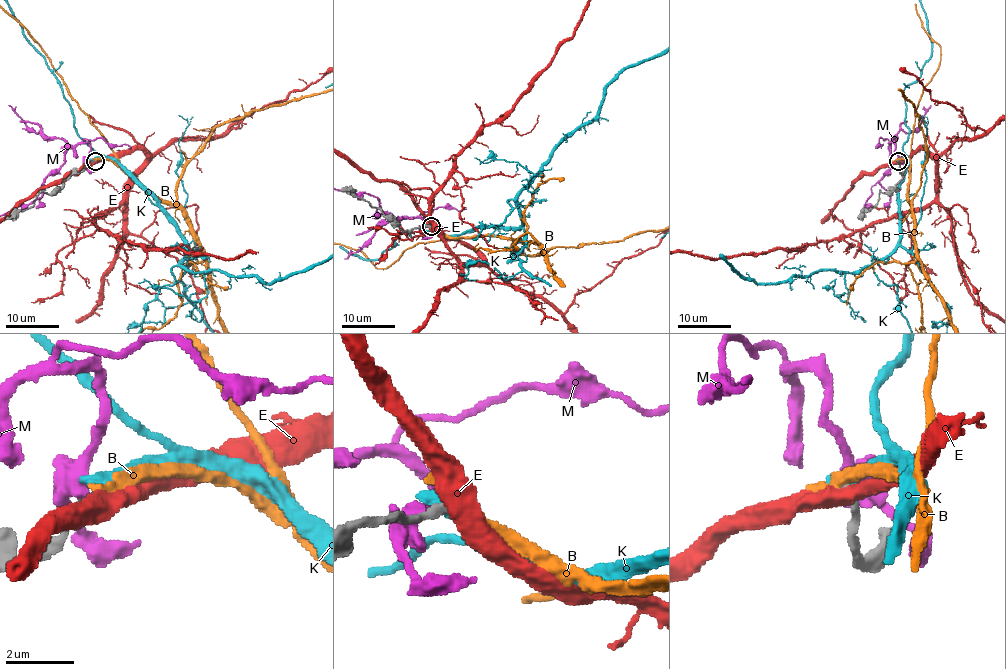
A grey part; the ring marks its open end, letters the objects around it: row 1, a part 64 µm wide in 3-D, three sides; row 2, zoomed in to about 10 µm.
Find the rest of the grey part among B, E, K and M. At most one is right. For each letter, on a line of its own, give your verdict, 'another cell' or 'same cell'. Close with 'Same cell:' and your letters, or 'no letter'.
B: another cell
E: another cell
K: another cell
M: another cell
Same cell: no letter

